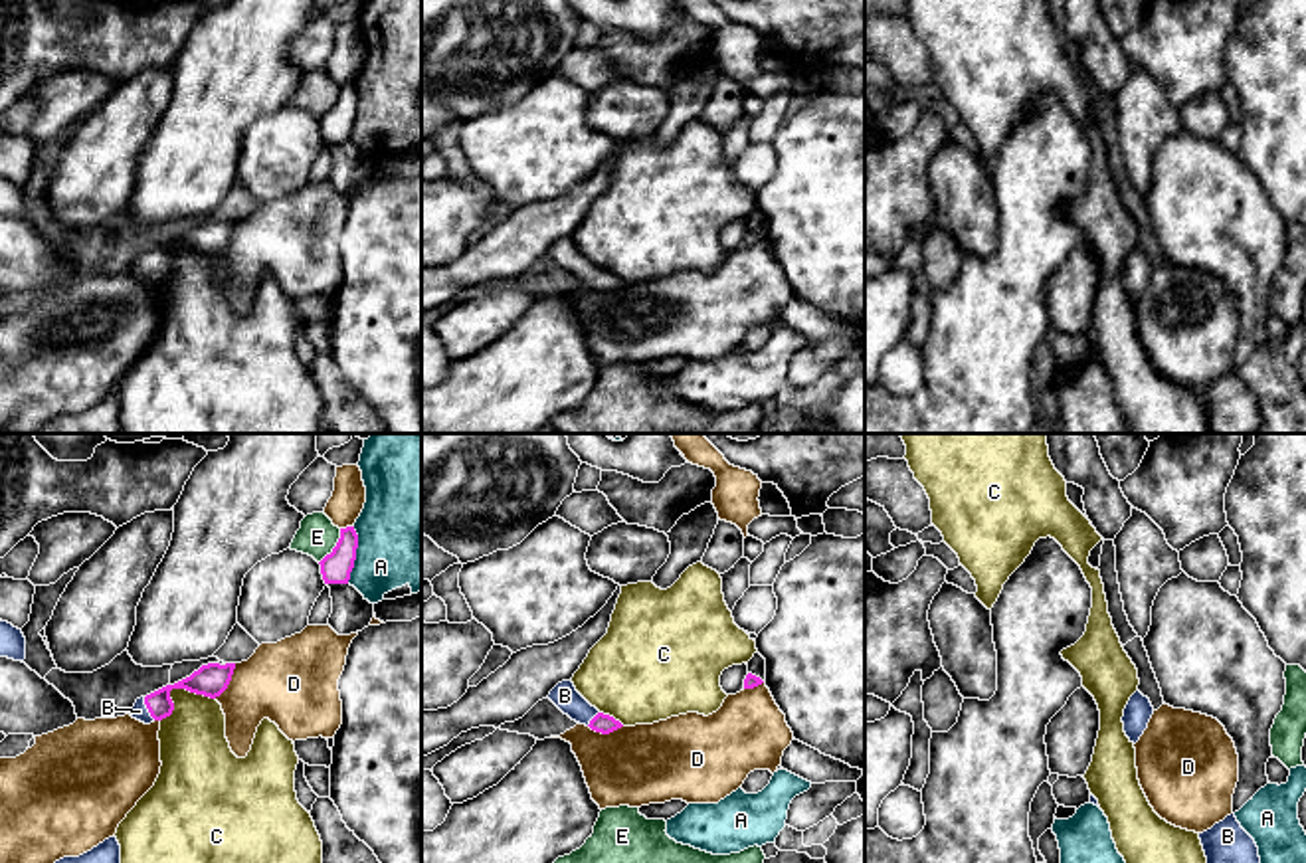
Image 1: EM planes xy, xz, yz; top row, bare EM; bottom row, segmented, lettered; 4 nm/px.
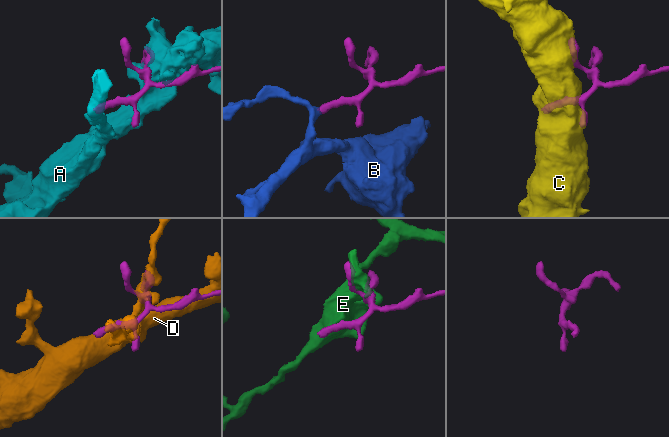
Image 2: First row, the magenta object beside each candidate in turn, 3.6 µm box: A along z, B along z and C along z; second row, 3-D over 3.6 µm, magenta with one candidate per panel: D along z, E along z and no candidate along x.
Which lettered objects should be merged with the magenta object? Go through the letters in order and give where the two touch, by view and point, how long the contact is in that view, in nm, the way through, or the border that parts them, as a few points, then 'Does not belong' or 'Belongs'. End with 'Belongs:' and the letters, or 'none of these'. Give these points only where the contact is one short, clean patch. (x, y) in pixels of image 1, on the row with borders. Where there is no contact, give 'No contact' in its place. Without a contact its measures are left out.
A: Touches magenta at xy (355, 555). Shared border 240 nm. Does not belong
B: Touches magenta at xy (149, 709). Shared border 110 nm. Path across: xy (202, 681), (173, 685), (149, 709), (139, 711). Belongs
C: Touches magenta at xy (177, 687). Shared border 240 nm. Does not belong
D: Touches magenta at xy (230, 679). Shared border 170 nm. Does not belong
E: Touches magenta at xy (335, 547). Shared border 170 nm. Does not belong
Belongs: B

